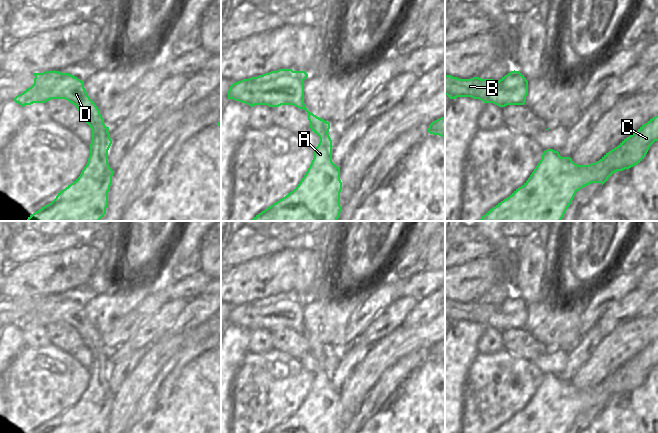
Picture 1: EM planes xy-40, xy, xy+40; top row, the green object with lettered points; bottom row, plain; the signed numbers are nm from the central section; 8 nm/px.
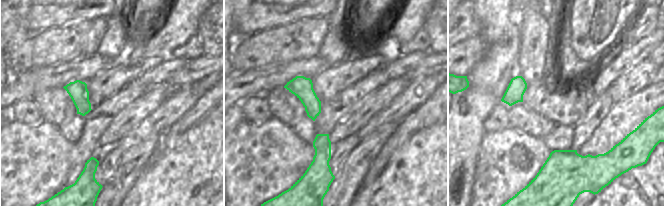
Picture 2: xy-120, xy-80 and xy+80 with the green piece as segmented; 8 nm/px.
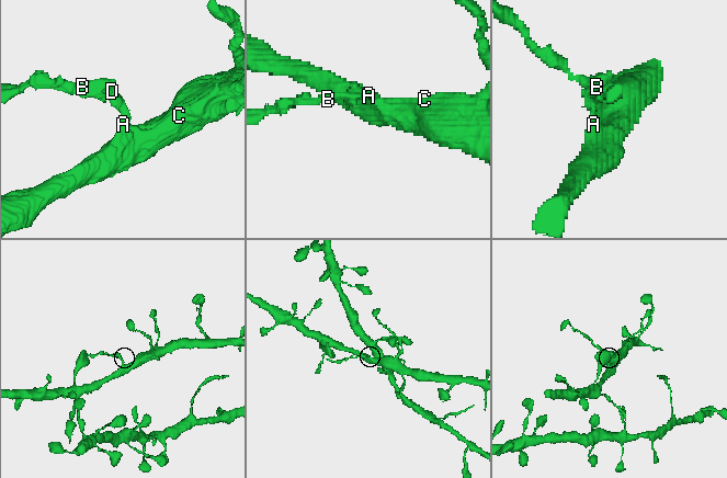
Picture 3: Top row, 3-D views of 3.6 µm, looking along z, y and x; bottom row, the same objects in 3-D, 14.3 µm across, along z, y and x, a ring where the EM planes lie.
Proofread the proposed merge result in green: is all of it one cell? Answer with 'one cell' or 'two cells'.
two cells

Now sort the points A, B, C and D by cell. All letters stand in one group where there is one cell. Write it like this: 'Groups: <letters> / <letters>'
Groups: A C / B D

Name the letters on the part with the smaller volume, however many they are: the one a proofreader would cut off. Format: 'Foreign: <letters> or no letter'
Foreign: B, D

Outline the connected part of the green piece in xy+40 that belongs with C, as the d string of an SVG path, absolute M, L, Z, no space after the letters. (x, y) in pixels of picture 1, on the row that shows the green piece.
M658 115L606 153L599 161L577 165L570 157L561 157L558 151L547 149L528 180L509 197L482 216L480 221L561 221L577 191L591 183L601 183L617 171L640 163L650 146L658 141Z

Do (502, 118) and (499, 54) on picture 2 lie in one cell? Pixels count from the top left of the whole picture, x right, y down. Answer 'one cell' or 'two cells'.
two cells

